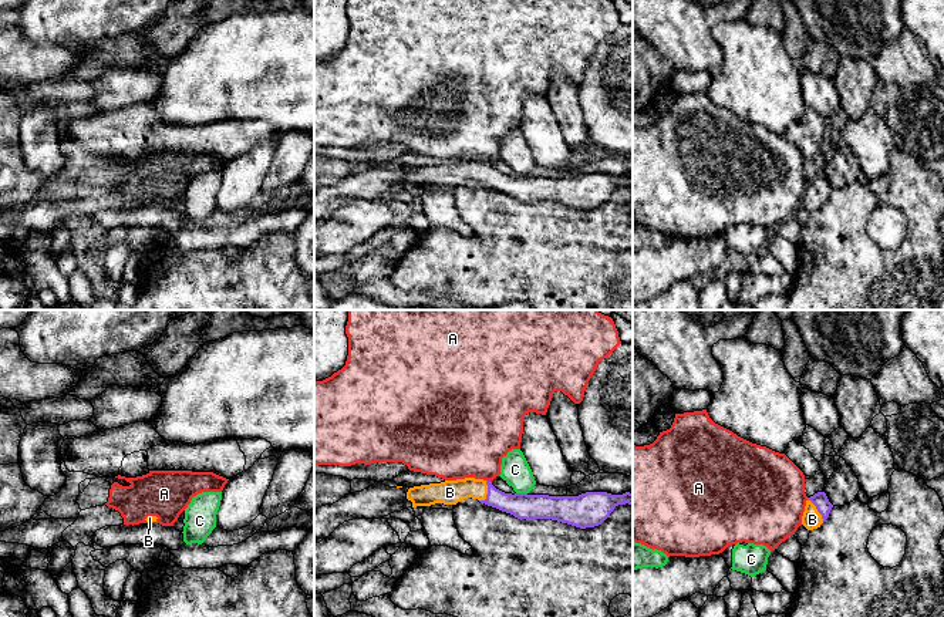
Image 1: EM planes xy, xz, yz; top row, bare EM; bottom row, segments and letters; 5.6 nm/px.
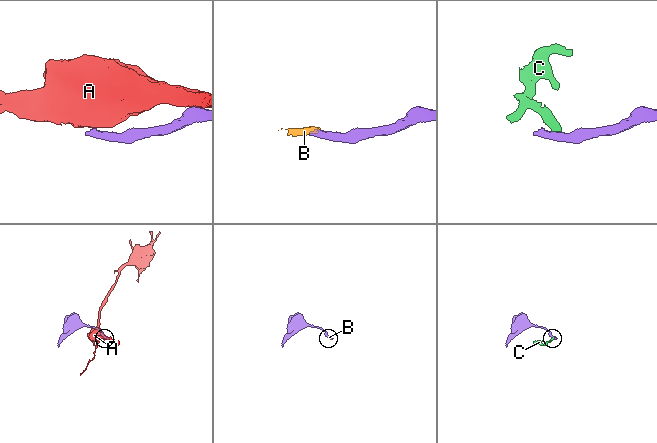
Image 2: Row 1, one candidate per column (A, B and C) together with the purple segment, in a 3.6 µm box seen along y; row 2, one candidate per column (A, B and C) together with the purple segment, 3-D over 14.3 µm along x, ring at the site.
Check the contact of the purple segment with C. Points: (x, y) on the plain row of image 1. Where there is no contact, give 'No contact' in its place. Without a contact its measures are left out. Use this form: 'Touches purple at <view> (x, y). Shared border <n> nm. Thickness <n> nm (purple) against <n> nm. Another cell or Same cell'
Touches purple at xz (522, 175). Shared border 60 nm. Thickness 150 nm (purple) against 160 nm. Another cell

